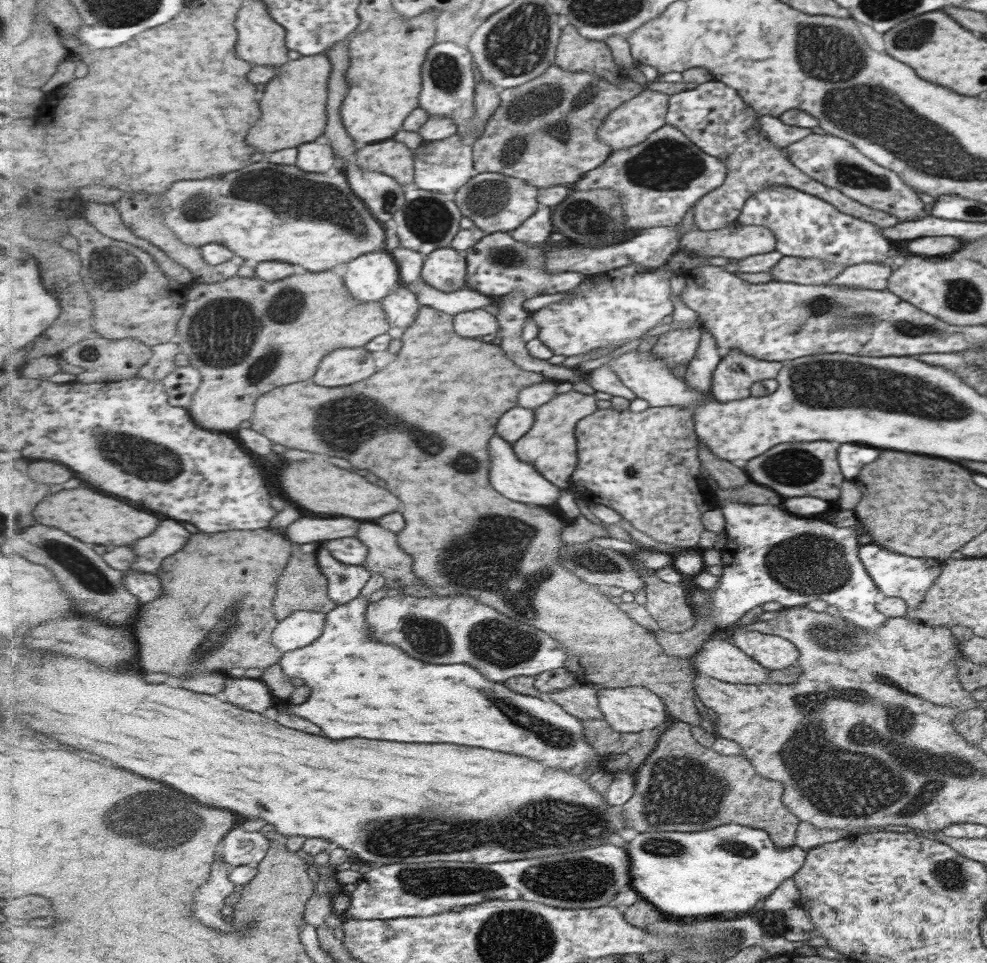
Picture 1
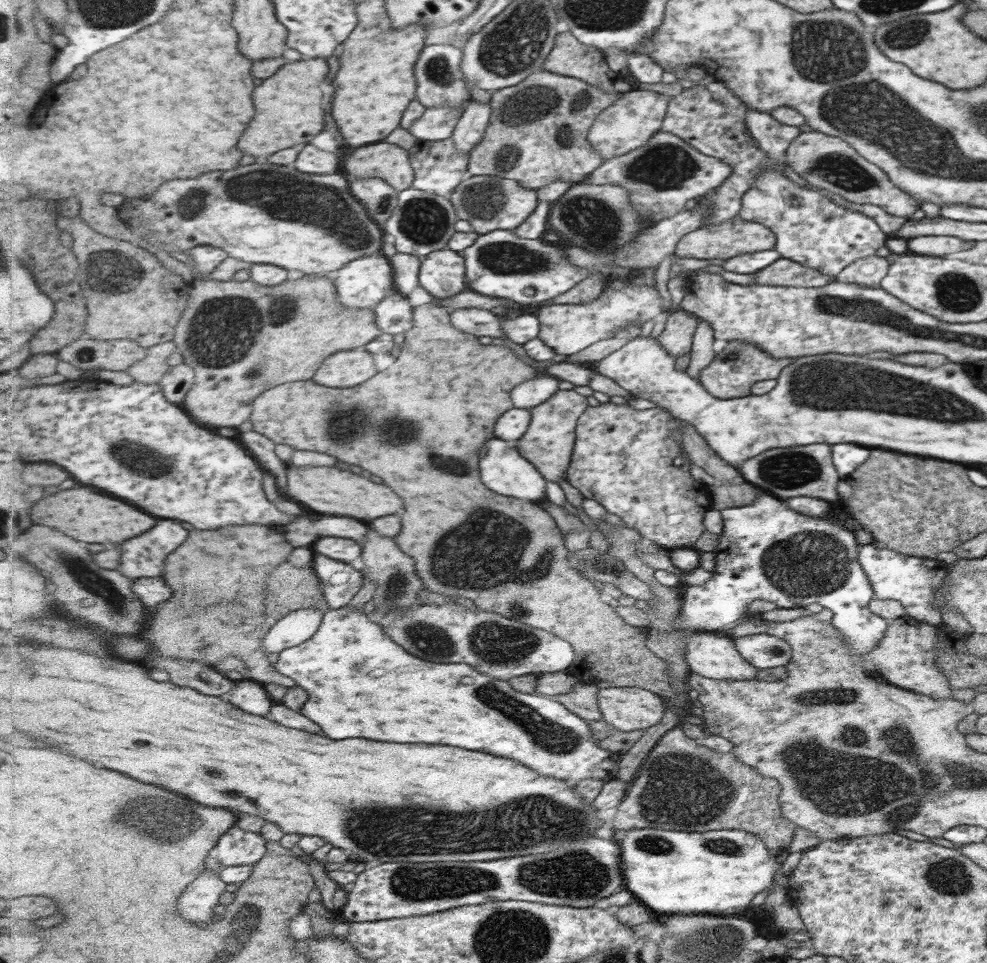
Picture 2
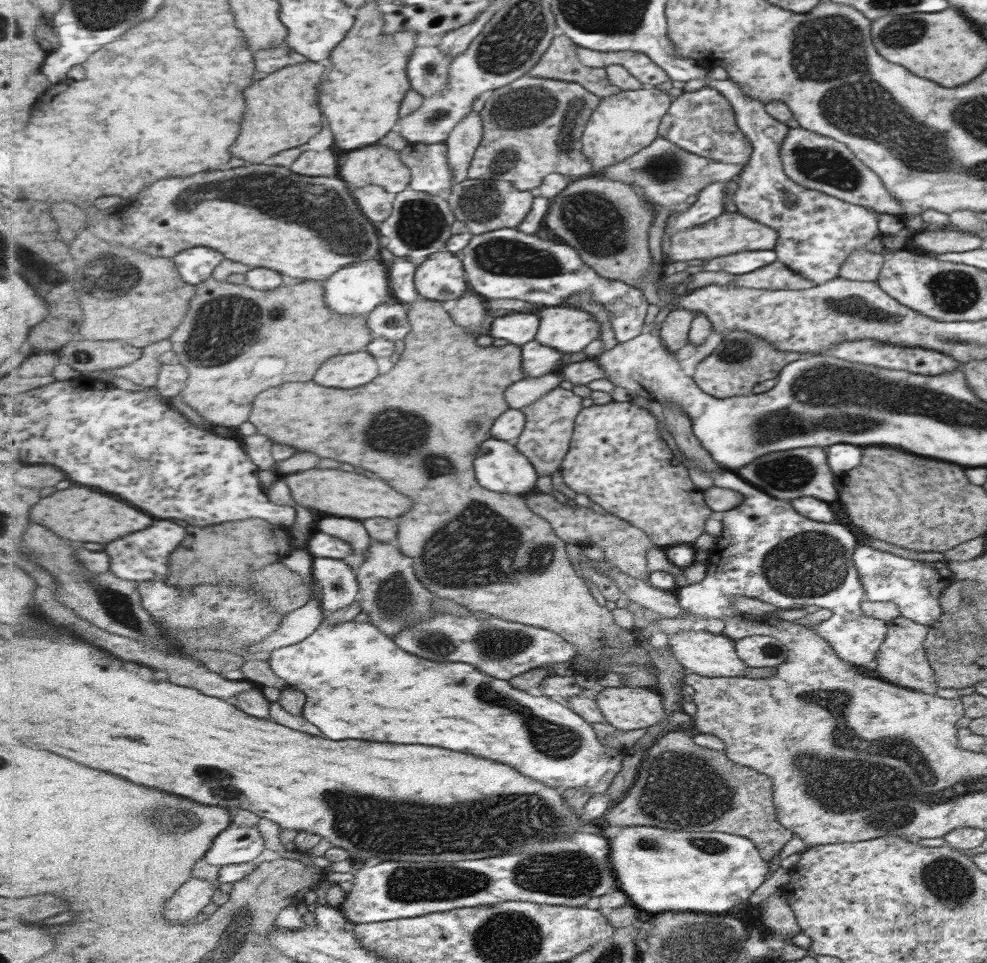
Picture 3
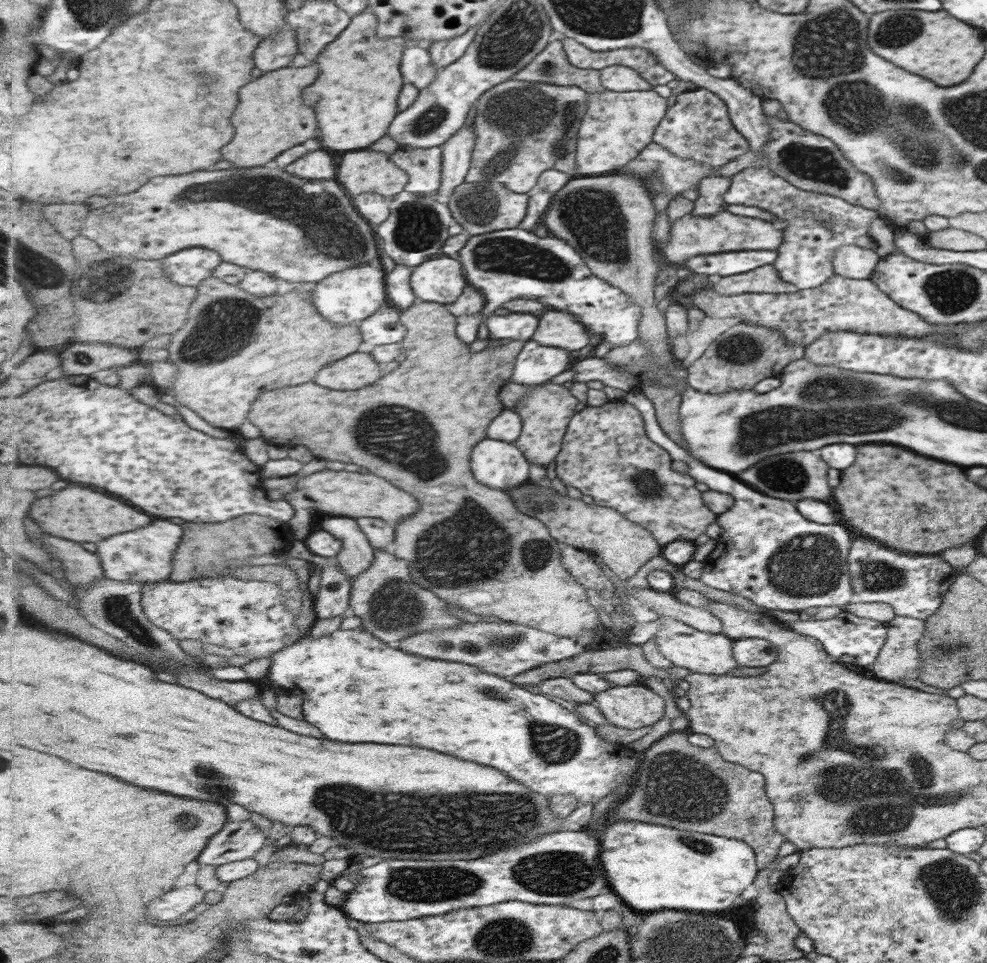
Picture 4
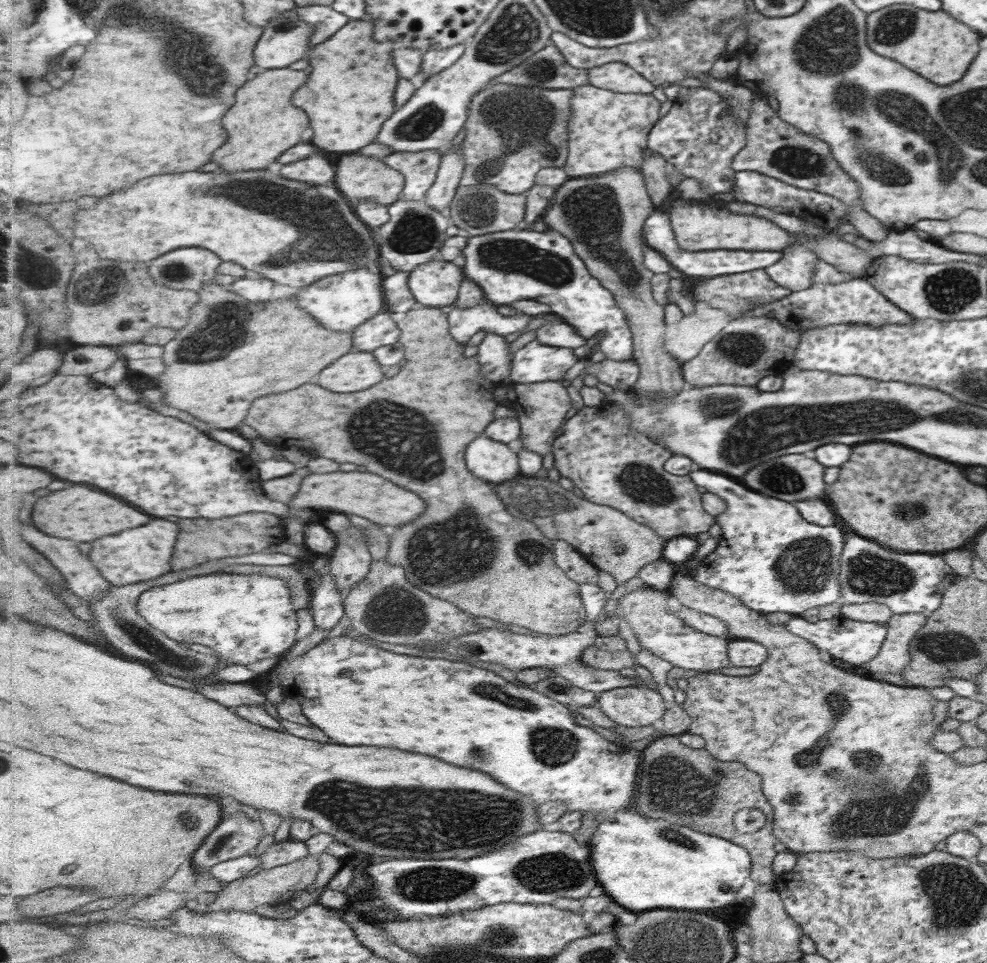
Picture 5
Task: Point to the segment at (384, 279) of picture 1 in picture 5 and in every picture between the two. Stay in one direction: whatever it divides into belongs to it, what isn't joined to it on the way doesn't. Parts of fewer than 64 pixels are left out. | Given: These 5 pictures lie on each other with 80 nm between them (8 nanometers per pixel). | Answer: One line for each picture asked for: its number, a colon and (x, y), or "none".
2: (364, 283)
3: (359, 290)
4: (350, 296)
5: (342, 302)

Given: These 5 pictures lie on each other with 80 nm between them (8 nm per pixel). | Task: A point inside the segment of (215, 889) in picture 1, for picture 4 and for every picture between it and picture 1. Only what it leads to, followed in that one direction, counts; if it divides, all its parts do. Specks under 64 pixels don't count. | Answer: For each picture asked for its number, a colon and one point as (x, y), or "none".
2: (198, 903)
3: (195, 895)
4: (172, 905)

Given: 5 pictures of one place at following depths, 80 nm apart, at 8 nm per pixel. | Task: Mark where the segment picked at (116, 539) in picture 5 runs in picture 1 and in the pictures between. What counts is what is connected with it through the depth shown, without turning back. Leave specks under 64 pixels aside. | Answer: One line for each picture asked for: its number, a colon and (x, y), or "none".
1: (171, 537)
2: (144, 556)
3: (126, 559)
4: (122, 556)

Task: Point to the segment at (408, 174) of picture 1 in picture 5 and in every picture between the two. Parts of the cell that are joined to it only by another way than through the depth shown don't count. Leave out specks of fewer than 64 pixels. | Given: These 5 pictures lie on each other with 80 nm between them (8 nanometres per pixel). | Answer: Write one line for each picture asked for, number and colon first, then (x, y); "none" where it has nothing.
2: (384, 160)
3: (377, 165)
4: (365, 171)
5: (360, 178)

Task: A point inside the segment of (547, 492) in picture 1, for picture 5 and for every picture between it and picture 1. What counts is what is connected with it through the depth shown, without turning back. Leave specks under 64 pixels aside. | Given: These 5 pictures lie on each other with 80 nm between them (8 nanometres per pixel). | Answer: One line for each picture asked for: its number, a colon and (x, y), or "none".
2: (504, 469)
3: (501, 467)
4: (498, 464)
5: (496, 462)

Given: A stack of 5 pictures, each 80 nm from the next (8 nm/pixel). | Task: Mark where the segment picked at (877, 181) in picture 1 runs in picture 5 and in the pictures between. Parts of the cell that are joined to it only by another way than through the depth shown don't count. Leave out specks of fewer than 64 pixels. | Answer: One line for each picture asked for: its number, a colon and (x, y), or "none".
2: (827, 162)
3: (811, 160)
4: (808, 161)
5: (775, 148)

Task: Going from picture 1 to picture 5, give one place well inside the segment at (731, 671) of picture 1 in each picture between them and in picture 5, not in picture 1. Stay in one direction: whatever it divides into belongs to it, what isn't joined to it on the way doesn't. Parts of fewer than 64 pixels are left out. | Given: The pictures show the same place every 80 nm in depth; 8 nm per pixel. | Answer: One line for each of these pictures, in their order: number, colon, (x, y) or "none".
2: (714, 657)
3: (711, 655)
4: (689, 650)
5: (645, 610)

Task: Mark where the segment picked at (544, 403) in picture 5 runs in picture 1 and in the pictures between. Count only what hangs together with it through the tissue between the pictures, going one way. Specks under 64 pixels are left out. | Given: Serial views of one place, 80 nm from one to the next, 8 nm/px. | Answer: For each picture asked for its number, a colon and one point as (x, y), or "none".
1: (551, 446)
2: (549, 443)
3: (550, 423)
4: (547, 410)

